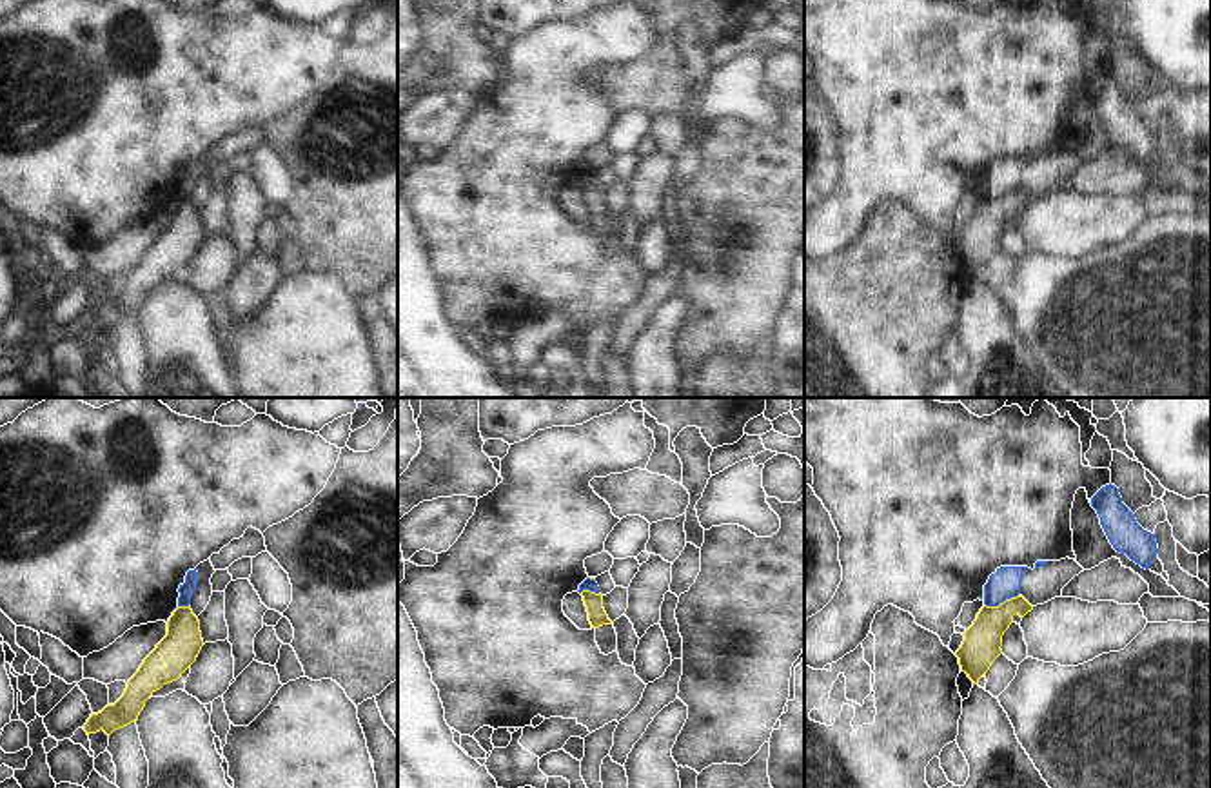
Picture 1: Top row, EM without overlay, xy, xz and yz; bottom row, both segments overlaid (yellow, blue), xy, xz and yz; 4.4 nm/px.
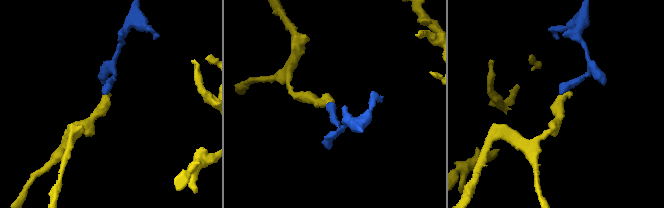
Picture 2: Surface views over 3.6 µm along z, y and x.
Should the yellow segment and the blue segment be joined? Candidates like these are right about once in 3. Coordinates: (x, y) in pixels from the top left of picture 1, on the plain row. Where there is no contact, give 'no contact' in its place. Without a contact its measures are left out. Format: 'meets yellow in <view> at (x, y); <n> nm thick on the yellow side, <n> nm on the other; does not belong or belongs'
meets yellow in yz at (1001, 196); 170 nm thick on the yellow side, 140 nm on the other; does not belong

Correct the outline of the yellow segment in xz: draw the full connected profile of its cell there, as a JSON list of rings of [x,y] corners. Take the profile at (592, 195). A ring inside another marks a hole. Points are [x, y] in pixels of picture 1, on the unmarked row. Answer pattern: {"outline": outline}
{"outline": [[[583,183],[581,189],[585,194],[586,205],[588,205],[588,214],[590,214],[592,222],[596,223],[596,236],[597,236],[601,247],[608,249],[608,247],[615,245],[617,243],[617,227],[603,202],[603,189],[590,185],[590,183]]]}

